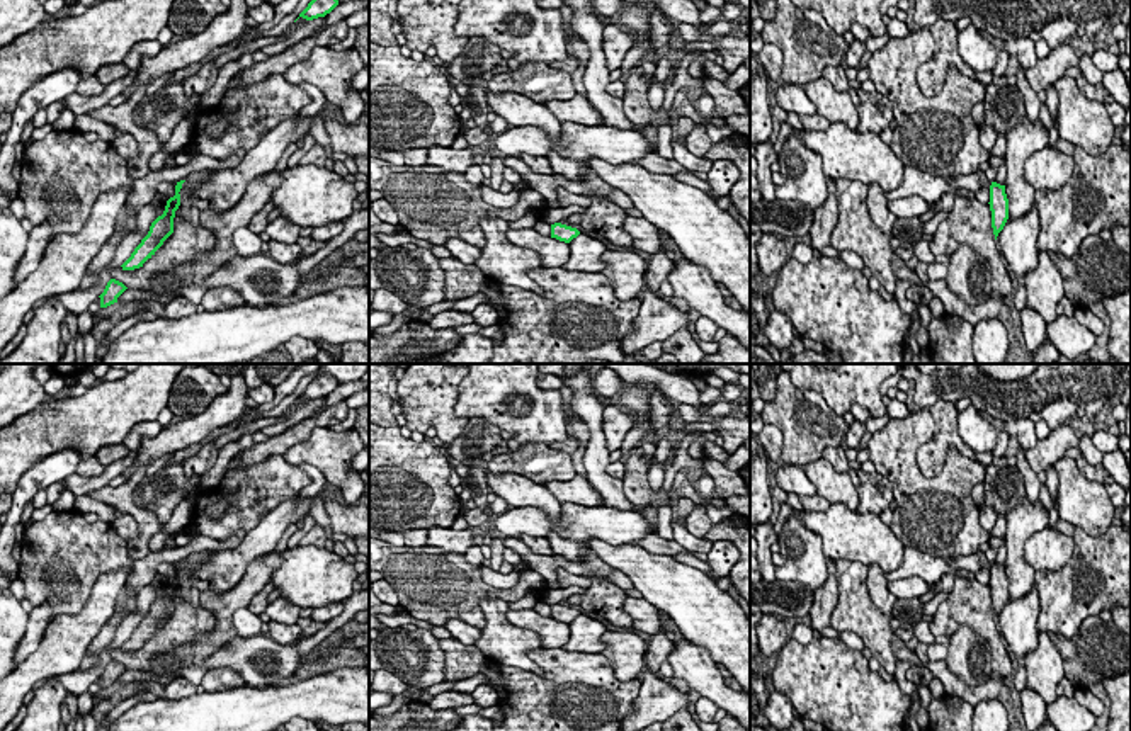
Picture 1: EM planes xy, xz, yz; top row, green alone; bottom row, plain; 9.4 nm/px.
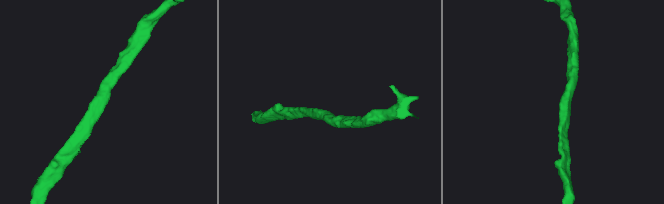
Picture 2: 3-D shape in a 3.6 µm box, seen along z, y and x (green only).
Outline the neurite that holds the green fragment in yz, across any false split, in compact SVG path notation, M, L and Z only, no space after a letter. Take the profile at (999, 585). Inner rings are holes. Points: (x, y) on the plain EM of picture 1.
M992 563L988 585L992 592L992 609L997 620L998 614L1003 610L1009 600L1009 580L1005 575L1005 566Z

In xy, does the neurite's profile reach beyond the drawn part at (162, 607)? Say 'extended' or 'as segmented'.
as segmented

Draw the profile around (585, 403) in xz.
M583 367L571 377L566 377L566 384L573 389L571 410L587 423L590 439L583 456L583 468L587 479L600 493L605 507L619 510L633 510L643 515L650 527L658 530L658 510L638 508L633 505L622 490L622 479L612 478L605 473L609 464L609 449L602 430L604 408L599 401L599 394L592 386L592 374Z

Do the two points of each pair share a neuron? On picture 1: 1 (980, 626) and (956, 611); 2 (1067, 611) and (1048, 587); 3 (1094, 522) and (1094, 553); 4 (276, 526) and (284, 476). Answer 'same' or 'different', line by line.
1: same
2: same
3: different
4: different

